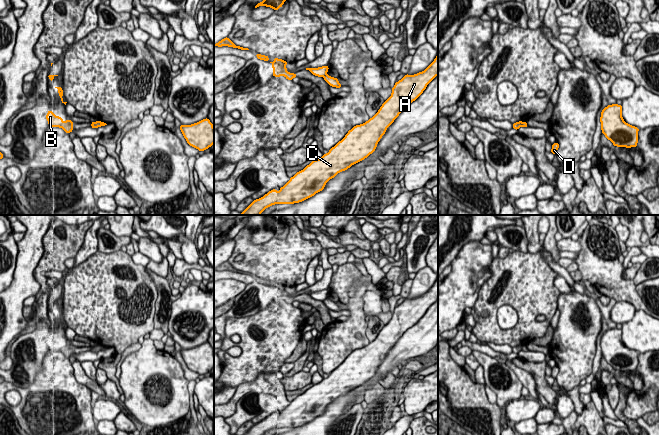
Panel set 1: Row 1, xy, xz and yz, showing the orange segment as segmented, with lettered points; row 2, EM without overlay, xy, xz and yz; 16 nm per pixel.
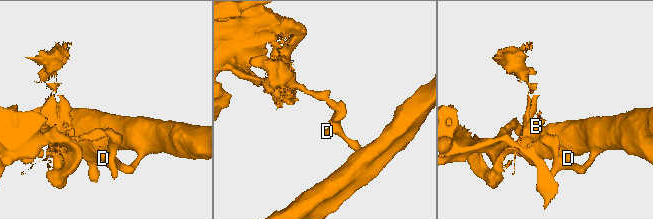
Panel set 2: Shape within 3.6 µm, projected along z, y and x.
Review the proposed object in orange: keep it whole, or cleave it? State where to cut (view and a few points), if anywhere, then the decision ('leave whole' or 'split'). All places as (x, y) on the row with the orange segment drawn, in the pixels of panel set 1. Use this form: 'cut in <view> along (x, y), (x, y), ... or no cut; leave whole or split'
cut in xz along (325, 74), (323, 76); split

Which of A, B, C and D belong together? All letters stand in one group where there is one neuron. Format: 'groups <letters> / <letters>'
groups A C D / B

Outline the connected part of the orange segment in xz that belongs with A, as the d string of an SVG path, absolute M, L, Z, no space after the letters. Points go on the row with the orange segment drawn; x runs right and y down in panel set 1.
M438 53L424 71L414 75L406 74L396 82L391 96L375 116L354 126L327 154L297 172L278 192L273 189L254 200L241 215L260 215L272 205L299 203L322 191L326 183L339 172L347 170L375 151L387 128L423 93L437 75Z

